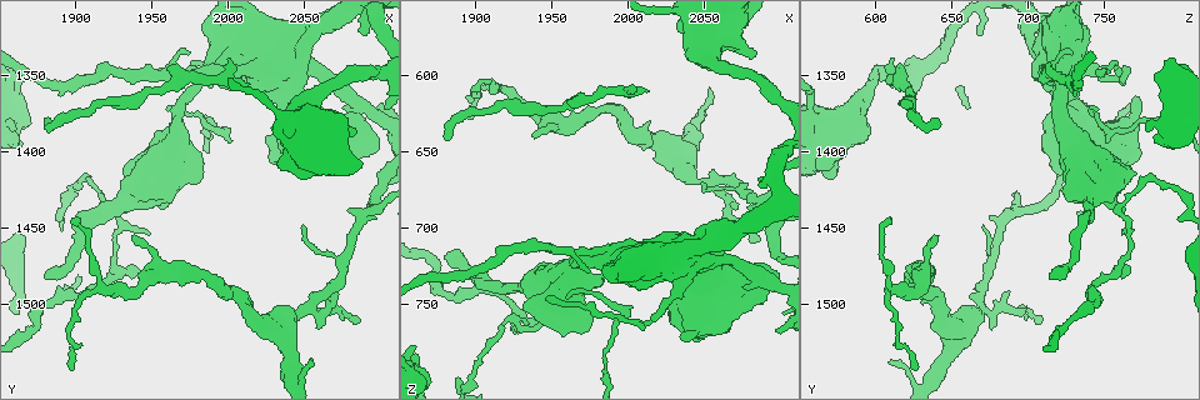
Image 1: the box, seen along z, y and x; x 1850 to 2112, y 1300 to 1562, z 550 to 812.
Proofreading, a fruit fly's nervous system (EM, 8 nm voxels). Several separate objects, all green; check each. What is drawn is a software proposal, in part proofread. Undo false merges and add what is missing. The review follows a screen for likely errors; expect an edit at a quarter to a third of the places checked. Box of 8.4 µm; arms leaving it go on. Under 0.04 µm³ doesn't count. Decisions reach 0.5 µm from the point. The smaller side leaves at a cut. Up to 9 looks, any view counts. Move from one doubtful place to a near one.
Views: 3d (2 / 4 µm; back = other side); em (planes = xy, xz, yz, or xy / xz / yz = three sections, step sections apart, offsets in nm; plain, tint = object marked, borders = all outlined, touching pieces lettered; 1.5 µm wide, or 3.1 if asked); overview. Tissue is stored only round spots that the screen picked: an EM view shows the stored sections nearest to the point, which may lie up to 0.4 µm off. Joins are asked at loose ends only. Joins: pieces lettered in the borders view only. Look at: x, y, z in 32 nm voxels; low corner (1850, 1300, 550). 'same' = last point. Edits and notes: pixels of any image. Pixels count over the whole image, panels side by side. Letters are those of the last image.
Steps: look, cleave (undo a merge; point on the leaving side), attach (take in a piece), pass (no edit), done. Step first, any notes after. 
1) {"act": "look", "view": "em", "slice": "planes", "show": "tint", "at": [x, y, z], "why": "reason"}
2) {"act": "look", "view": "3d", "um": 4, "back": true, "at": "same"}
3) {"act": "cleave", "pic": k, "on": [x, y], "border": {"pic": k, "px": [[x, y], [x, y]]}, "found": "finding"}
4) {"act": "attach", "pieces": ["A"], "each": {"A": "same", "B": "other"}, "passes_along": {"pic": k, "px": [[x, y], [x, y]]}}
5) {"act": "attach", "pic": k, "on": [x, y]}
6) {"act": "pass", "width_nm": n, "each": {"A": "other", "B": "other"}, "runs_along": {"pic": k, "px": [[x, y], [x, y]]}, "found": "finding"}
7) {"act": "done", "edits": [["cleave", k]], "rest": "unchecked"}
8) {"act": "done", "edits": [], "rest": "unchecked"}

{"act": "look", "view": "em", "slice": "xy", "step": 4, "show": "borders", "at": [1938, 1454, 640], "why": "an open end"}

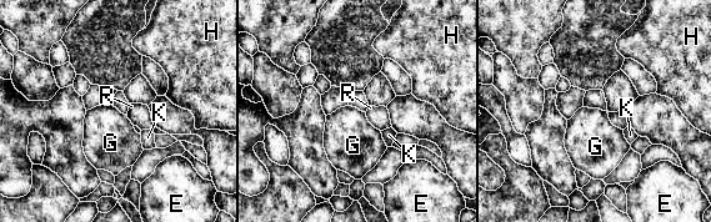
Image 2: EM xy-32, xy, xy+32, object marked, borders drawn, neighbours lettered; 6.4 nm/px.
{"act": "look", "view": "em", "slice": "planes", "show": "borders", "at": "same", "why": "another direction"}

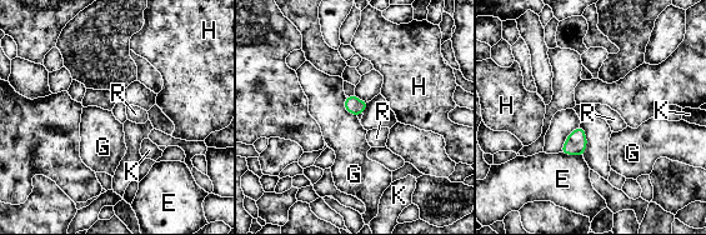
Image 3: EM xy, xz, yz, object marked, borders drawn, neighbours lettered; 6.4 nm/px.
{"act": "pass", "each": {"E": "other", "G": "other", "H": "other", "K": "other", "R": "other"}, "border": {"pic": 3, "px": [[345, 98], [344, 106], [356, 116]]}, "found": "none of them fits"}

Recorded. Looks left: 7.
{"act": "look", "view": "3d", "um": 2, "at": [1940, 1480, 762], "why": "thin end"}

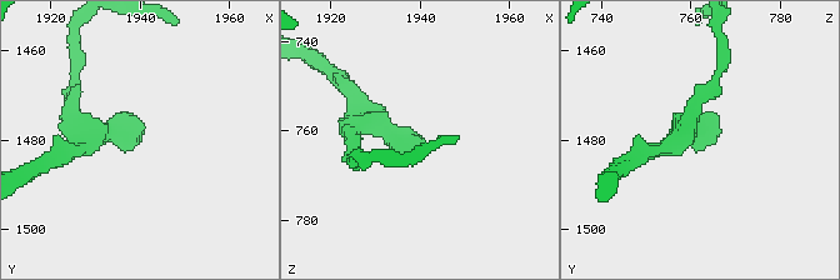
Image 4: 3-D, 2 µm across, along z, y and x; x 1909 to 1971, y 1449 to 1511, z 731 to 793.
{"act": "look", "view": "em", "slice": "planes", "show": "borders", "at": [1941, 1480, 763]}

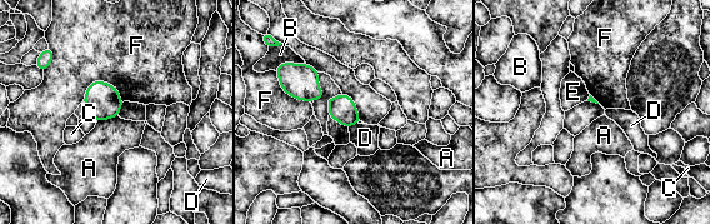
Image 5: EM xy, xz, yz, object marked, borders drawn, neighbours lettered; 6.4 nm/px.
{"act": "pass", "each": {"A": "other", "B": "other", "C": "other", "D": "other", "E": "other", "F": "other"}, "border": {"pic": 5, "px": [[118, 115], [98, 122]]}, "found": "none of them fits"}

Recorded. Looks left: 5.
{"act": "look", "view": "em", "slice": "planes", "show": "tint", "at": [2070, 1492, 688], "why": "branch stops here"}

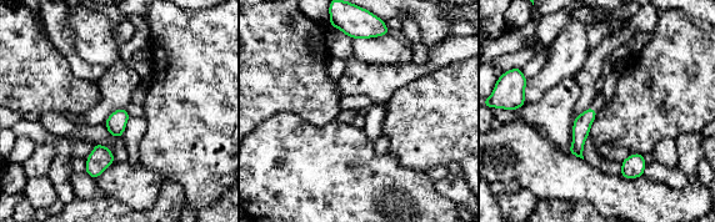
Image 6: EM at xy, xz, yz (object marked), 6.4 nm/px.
{"act": "look", "view": "em", "slice": "planes", "show": "borders", "at": "same"}

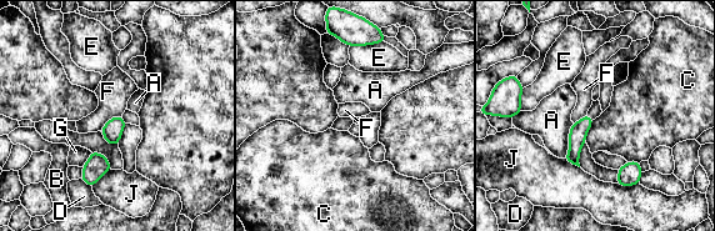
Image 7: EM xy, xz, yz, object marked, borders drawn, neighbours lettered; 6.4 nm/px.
{"act": "pass", "each": {"A": "other", "B": "other", "C": "other", "D": "other", "E": "other", "F": "other", "G": "other", "J": "other"}, "border": {"pic": 7, "px": [[594, 120], [585, 141]]}, "found": "none of them fits"}

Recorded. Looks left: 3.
{"act": "look", "view": "3d", "um": 2, "at": [1894, 1542, 628], "why": "tapers out"}

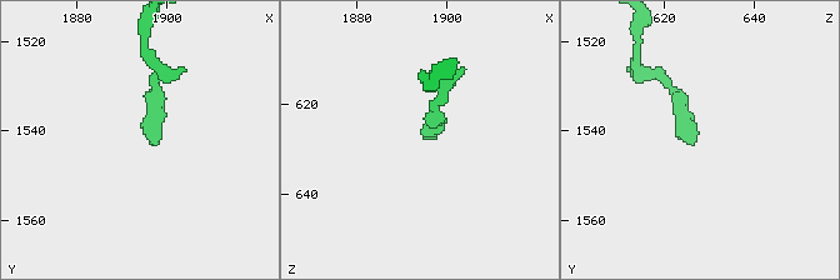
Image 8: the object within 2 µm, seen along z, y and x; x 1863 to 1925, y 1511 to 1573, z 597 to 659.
{"act": "look", "view": "em", "slice": "planes", "show": "borders", "at": [1896, 1542, 627]}

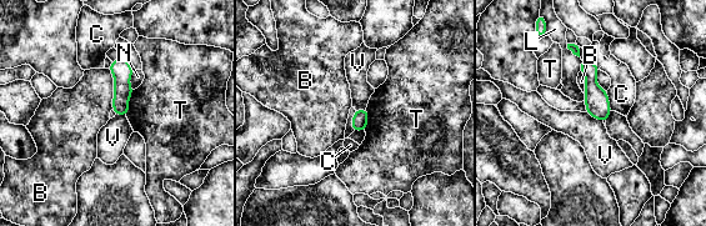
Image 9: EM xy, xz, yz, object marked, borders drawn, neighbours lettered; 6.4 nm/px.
{"act": "pass", "longest_contact_nm": ["B", 260], "each": {"B": "other", "C": "other", "L": "other", "N": "other", "T": "other", "V": "other"}, "found": "none of them fits"}

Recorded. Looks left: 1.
{"act": "done", "edits": [], "rest": "unchecked"}

